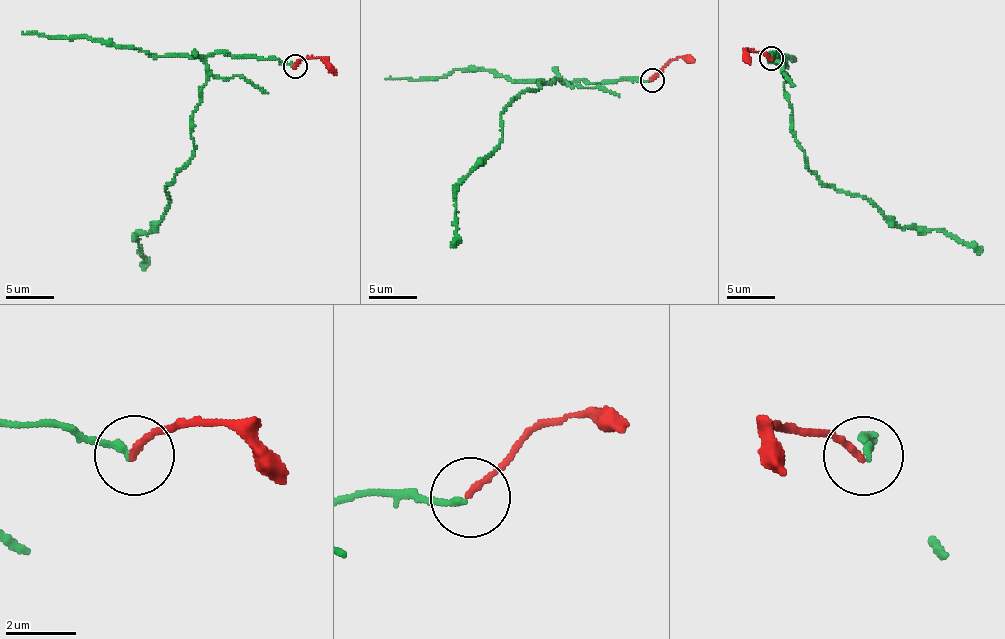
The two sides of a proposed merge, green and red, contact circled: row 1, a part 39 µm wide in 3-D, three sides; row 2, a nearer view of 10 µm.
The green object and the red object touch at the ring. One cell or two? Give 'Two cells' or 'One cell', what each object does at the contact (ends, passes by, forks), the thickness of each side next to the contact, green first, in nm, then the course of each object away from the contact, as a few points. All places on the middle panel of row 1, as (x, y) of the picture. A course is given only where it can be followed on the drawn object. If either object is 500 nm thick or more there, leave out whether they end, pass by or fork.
One cell. At the ring green ends. At the ring red ends. Thickness 200 nm (green) against 190 nm. Course of green: (650, 80), (540, 82), (508, 103), (500, 114), (499, 148), (456, 193), (452, 246). Course of red: (653, 80), (679, 57), (687, 55), (694, 61)

